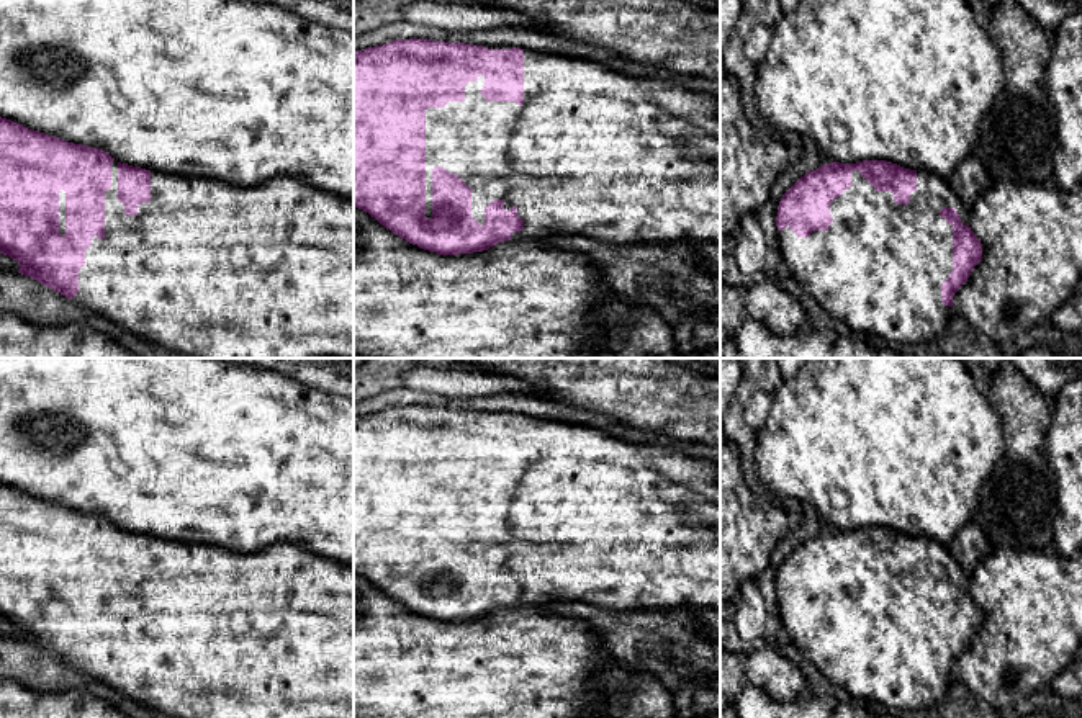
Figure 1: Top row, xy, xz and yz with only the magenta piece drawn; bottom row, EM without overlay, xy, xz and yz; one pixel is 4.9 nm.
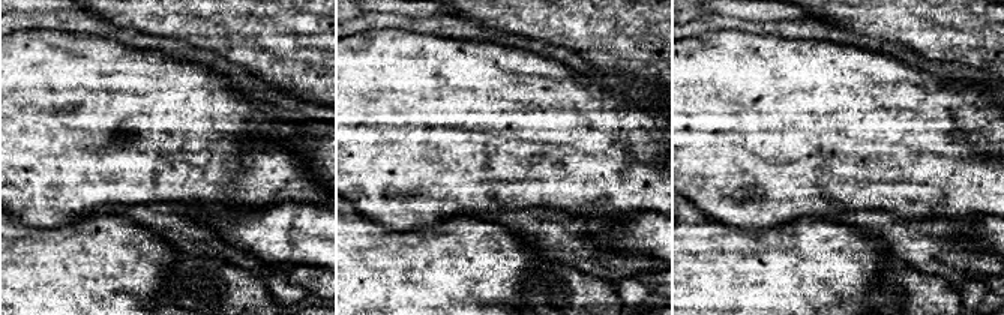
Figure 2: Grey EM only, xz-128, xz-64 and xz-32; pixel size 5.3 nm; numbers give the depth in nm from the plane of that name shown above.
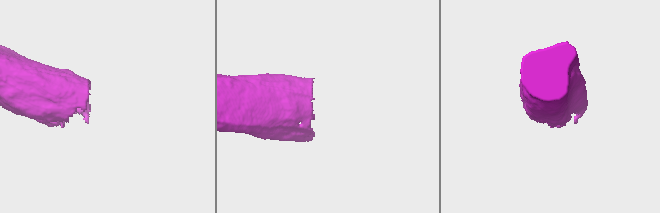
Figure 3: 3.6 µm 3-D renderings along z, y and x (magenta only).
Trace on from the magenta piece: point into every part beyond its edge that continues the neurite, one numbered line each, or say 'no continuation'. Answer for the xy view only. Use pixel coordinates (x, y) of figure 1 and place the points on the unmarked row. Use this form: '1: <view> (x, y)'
1: xy (205, 632)

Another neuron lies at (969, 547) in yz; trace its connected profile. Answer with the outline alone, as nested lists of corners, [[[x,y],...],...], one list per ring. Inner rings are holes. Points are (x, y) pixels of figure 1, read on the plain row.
[[[969,522],[954,536],[948,550],[964,574],[971,576],[974,568],[992,551],[992,545],[982,528]]]

